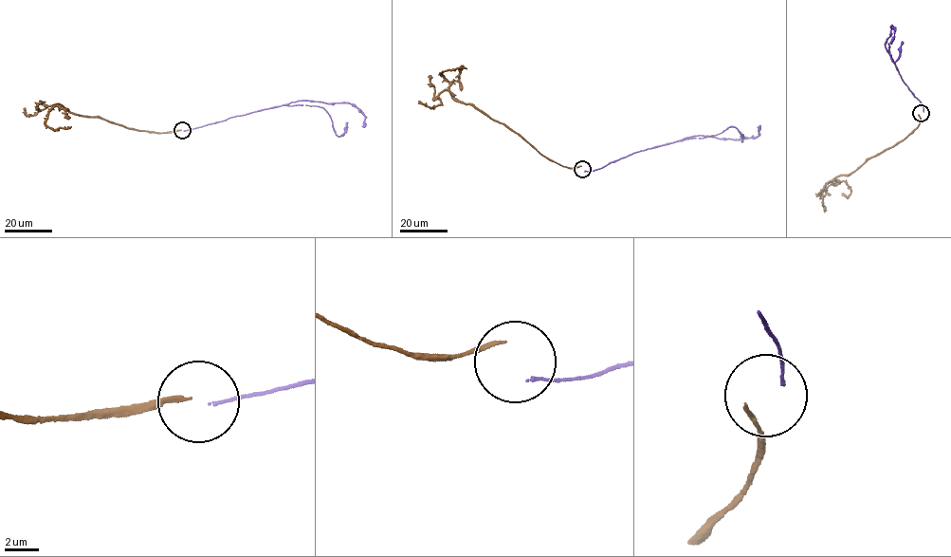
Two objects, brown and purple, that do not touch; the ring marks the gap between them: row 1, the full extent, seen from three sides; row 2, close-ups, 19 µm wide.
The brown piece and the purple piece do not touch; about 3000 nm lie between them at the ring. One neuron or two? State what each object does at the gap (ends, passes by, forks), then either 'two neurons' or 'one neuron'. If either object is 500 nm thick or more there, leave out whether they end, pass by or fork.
brown ends there; purple ends there; two neurons

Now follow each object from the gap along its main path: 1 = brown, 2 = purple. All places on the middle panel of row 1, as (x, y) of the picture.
1: (581, 166), (565, 167), (550, 160), (502, 123), (462, 102), (441, 72), (466, 69)
2: (584, 171), (599, 169), (636, 152), (693, 136), (754, 138), (758, 135), (759, 125)

